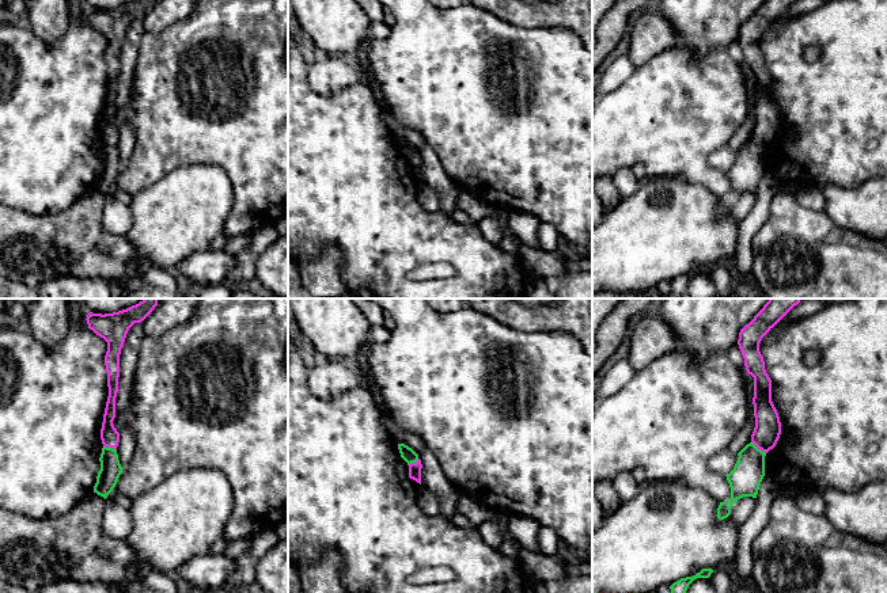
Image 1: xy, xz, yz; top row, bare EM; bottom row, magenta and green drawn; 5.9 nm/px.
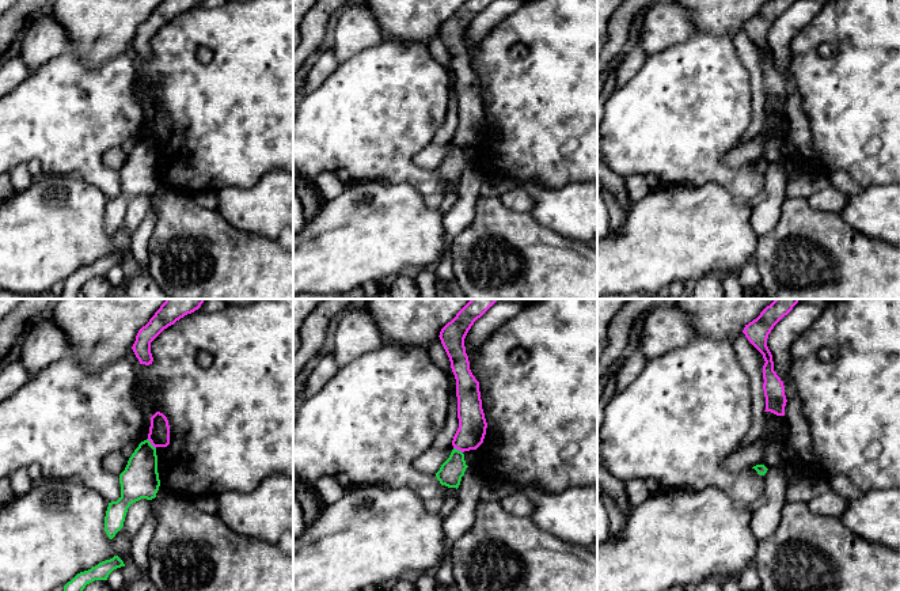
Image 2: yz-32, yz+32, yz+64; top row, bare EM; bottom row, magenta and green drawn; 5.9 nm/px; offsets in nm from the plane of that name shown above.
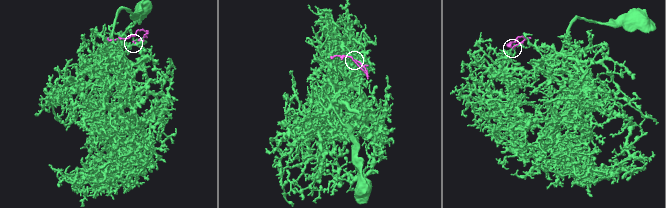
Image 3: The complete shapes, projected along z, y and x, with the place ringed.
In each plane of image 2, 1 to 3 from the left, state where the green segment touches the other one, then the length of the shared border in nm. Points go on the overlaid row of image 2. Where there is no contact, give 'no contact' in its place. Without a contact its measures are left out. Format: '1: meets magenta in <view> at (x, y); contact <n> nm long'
1: meets magenta in yz-32 at (151, 443); contact 80 nm long
2: meets magenta in yz+32 at (458, 449); contact 70 nm long
3: no contact

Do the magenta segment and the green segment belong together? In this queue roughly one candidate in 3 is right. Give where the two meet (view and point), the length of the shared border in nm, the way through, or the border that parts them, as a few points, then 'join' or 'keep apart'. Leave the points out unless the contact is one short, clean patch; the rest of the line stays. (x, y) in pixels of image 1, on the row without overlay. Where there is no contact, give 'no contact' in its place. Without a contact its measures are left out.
contact yz (758, 144); length 120 nm; border yz (750, 139), (765, 149); keep apart

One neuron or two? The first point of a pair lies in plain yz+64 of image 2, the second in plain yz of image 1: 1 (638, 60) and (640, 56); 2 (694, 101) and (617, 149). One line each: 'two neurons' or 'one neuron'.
1: two neurons
2: one neuron

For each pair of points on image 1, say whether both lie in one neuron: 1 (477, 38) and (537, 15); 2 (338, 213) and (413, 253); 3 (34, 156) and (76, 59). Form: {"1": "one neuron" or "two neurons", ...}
{"1": "two neurons", "2": "one neuron", "3": "one neuron"}

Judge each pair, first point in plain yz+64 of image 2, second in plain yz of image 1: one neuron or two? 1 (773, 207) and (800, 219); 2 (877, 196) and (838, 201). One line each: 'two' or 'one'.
1: two
2: one

